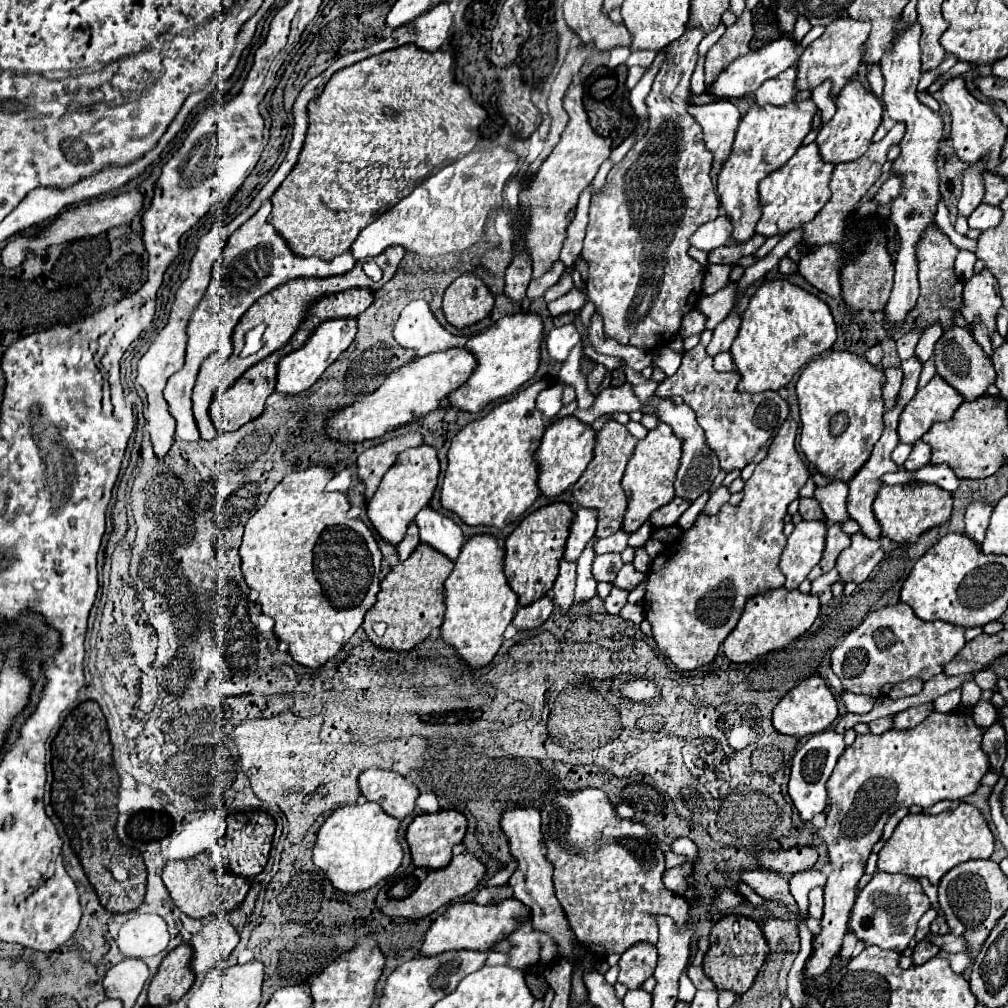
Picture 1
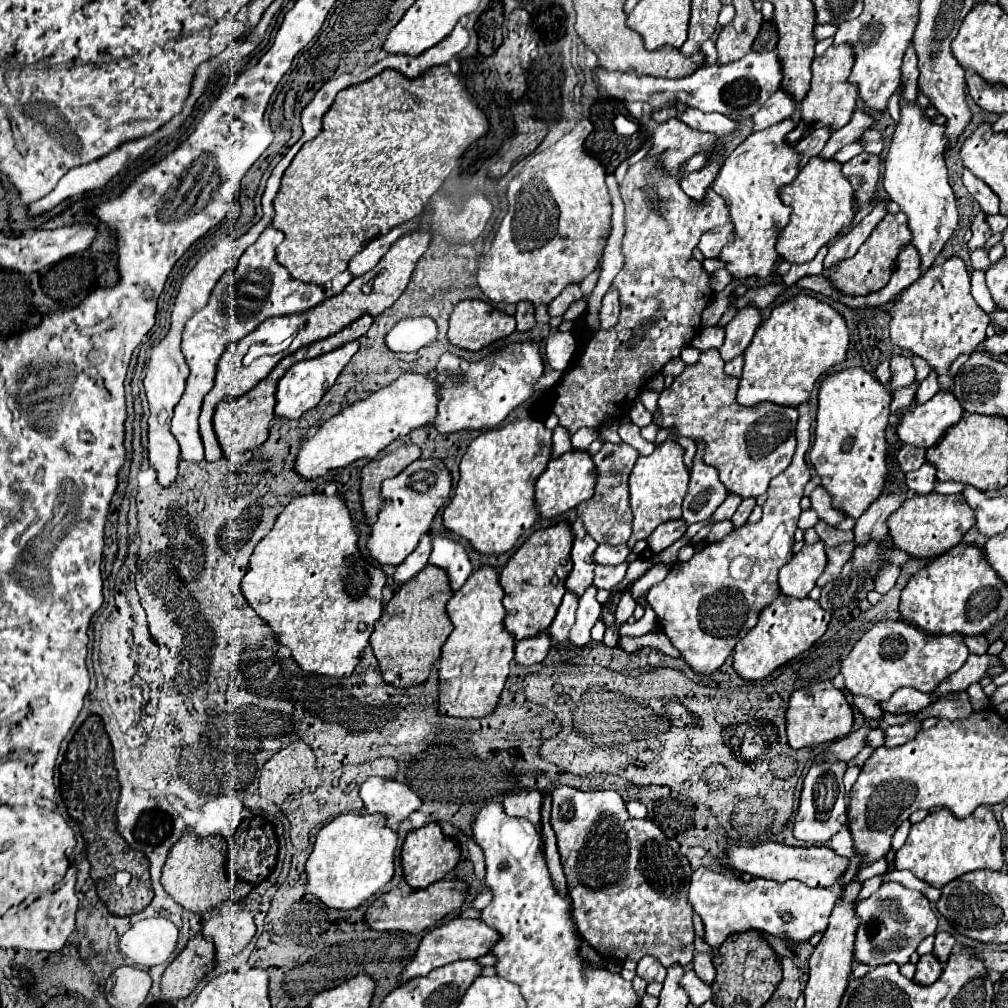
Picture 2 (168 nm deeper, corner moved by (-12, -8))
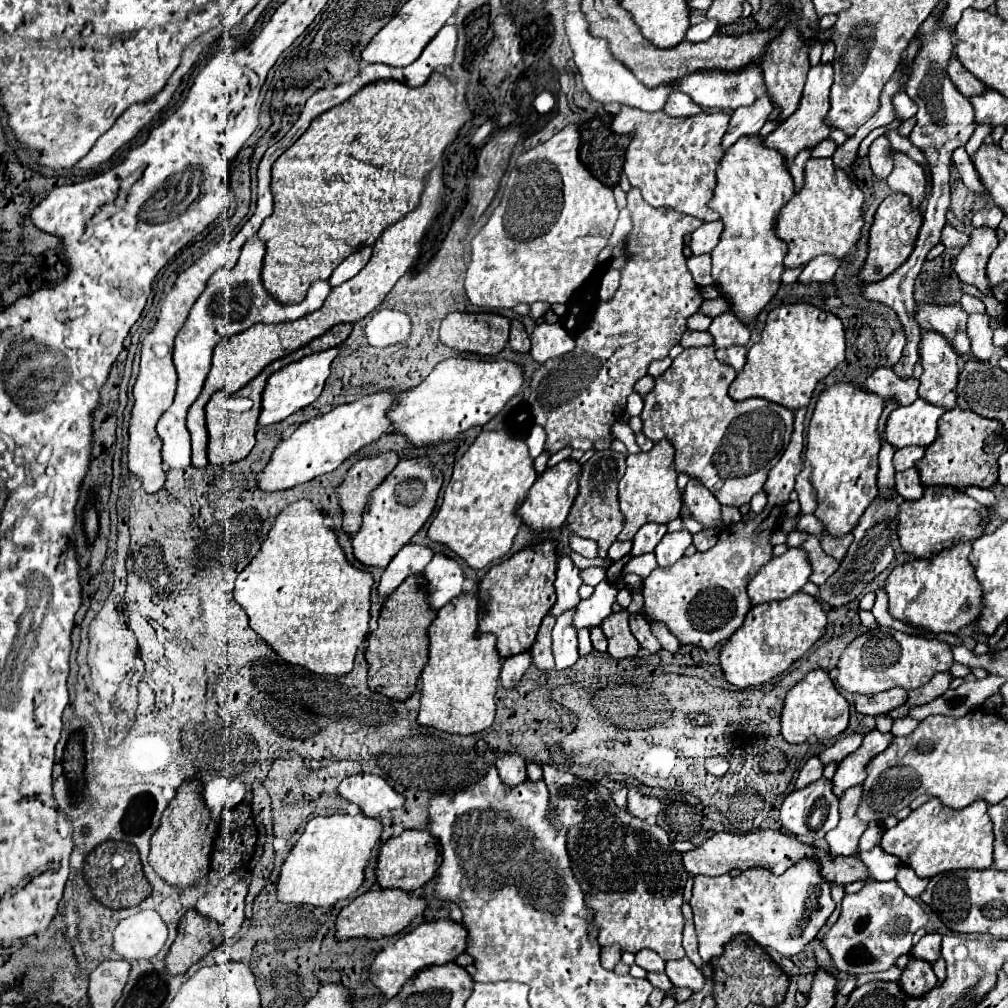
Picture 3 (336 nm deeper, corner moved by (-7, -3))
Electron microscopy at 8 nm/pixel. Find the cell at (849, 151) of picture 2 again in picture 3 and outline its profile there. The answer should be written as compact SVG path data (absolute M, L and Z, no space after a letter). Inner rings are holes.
M824 140L816 148L812 148L812 158L830 158L834 154L834 150L836 150L836 144L832 140L830 142Z

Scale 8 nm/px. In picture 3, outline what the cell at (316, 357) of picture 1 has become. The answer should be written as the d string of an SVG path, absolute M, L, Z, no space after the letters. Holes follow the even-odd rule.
M330 348L330 350L318 352L318 354L306 356L300 362L288 364L286 368L274 372L268 378L266 388L262 392L262 406L260 406L258 424L260 426L270 426L270 424L282 422L290 414L294 414L294 412L306 408L308 404L312 404L320 396L320 392L324 388L324 382L326 382L328 374L330 374L330 362L336 358L336 354L338 354L338 348Z

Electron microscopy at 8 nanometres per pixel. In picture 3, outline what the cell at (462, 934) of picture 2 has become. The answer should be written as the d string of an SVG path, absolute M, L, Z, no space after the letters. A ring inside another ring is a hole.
M432 920L432 922L424 922L418 928L414 928L412 932L400 936L394 944L382 948L374 962L368 968L368 976L372 980L372 984L380 990L380 994L390 1000L394 998L402 984L412 978L416 972L424 970L426 966L434 966L434 964L448 964L454 962L456 956L460 956L466 950L466 928L458 922L452 920Z

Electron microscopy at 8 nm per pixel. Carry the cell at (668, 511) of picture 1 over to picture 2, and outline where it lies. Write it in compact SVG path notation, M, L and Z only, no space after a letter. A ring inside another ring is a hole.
M675 519L675 521L669 521L669 523L661 523L653 533L651 537L647 539L649 543L649 549L653 553L661 553L663 549L667 549L671 543L675 543L677 539L681 539L687 531L687 523L683 519Z

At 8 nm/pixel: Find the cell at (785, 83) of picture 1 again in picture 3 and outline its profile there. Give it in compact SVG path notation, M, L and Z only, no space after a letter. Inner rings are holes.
M766 96L758 98L752 106L748 108L738 108L734 114L732 114L732 120L728 124L728 130L722 138L722 148L728 150L738 138L742 136L752 136L752 134L758 134L758 130L764 126L764 122L768 120L768 114L772 112L774 104L772 100Z

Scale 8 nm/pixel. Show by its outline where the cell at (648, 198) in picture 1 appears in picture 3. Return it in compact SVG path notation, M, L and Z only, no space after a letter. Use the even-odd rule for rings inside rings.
M632 188L628 192L628 206L626 206L632 214L632 222L634 222L634 228L630 232L630 236L626 238L626 252L628 252L628 264L622 268L622 278L620 278L620 286L616 290L616 294L608 300L608 302L600 302L598 308L594 310L594 316L592 316L592 322L590 326L576 338L576 348L560 358L552 358L548 360L546 364L542 364L534 374L532 374L532 382L530 382L530 398L528 398L528 404L530 404L530 410L532 410L532 416L534 416L534 424L542 426L546 430L546 444L544 444L544 450L548 454L556 454L558 450L562 450L564 446L570 446L570 448L578 448L578 450L608 450L614 442L616 436L612 436L612 424L616 424L616 420L622 418L624 414L624 408L626 408L626 398L634 392L634 384L644 378L648 374L648 366L652 360L660 360L660 358L666 358L670 348L676 346L680 342L680 336L686 332L686 318L696 314L700 310L700 304L702 304L702 296L700 296L700 288L694 284L688 268L686 268L686 256L682 254L684 250L684 234L690 234L694 228L698 228L702 222L694 216L688 216L688 214L680 214L676 210L670 210L670 208L652 208L642 196L640 196L640 190L638 188Z

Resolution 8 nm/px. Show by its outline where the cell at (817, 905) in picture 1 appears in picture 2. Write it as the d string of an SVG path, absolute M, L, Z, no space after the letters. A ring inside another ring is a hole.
M699 867L691 875L689 887L689 903L697 915L701 915L705 923L705 941L717 949L727 935L739 931L761 931L771 935L787 935L793 941L807 941L813 933L825 931L829 923L831 909L837 901L837 893L825 887L807 887L801 881L767 881L767 879L751 879L745 883L733 875L721 875ZM783 913L791 913L793 921L785 923L781 919Z

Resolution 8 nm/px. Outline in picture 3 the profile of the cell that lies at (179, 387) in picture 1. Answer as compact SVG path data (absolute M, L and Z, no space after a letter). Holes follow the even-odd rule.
M168 408L156 424L162 440L162 462L168 468L190 466L190 434L186 430L188 408Z

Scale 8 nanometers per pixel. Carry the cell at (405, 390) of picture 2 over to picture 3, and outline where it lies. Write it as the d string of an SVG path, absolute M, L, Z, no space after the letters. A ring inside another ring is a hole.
M376 392L356 402L342 404L330 410L328 414L322 414L318 418L300 424L288 440L282 440L276 446L270 462L258 474L256 486L260 486L262 492L280 492L280 490L294 488L296 484L308 482L316 476L334 472L348 456L356 454L360 448L372 444L382 434L390 432L392 426L386 412L394 404L396 404L394 392Z

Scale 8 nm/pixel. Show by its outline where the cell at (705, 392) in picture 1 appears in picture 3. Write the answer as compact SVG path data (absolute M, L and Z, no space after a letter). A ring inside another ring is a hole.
M714 345L686 348L680 356L672 360L672 366L654 380L654 390L644 396L644 410L640 414L644 422L642 432L652 442L668 438L676 448L674 468L678 474L686 474L704 484L722 506L740 508L762 490L768 472L778 464L780 456L784 454L792 436L794 412L764 400L764 414L734 414L738 402L728 396L728 386L732 384L736 372L732 366L718 362L714 350Z

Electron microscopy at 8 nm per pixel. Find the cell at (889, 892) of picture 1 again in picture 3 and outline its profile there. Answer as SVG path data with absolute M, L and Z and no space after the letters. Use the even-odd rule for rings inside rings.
M894 880L868 882L860 892L844 896L842 916L826 932L822 944L840 972L846 972L850 976L882 972L888 970L898 956L910 952L914 932L926 926L926 922L928 914L924 908L914 898L906 896Z

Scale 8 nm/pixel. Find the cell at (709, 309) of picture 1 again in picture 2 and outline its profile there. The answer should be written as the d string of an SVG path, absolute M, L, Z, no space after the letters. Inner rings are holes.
M719 325L703 327L703 329L697 333L697 337L691 341L691 345L697 347L697 349L701 349L701 351L707 351L707 349L711 349L711 347L719 349L719 347L723 345L723 339L725 339L723 333L725 333L725 329L719 327Z

